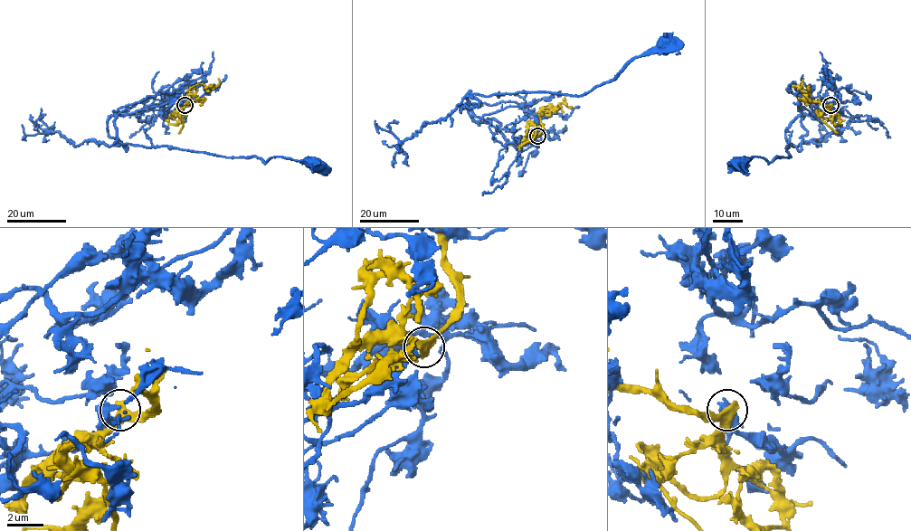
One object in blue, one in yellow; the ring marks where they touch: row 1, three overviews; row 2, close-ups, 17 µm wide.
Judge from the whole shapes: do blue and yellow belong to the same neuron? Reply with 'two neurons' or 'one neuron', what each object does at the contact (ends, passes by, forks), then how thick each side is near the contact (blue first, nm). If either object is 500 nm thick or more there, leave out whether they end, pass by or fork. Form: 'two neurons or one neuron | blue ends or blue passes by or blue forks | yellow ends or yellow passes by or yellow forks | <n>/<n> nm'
two neurons | blue ends | yellow passes by | 400/440 nm

